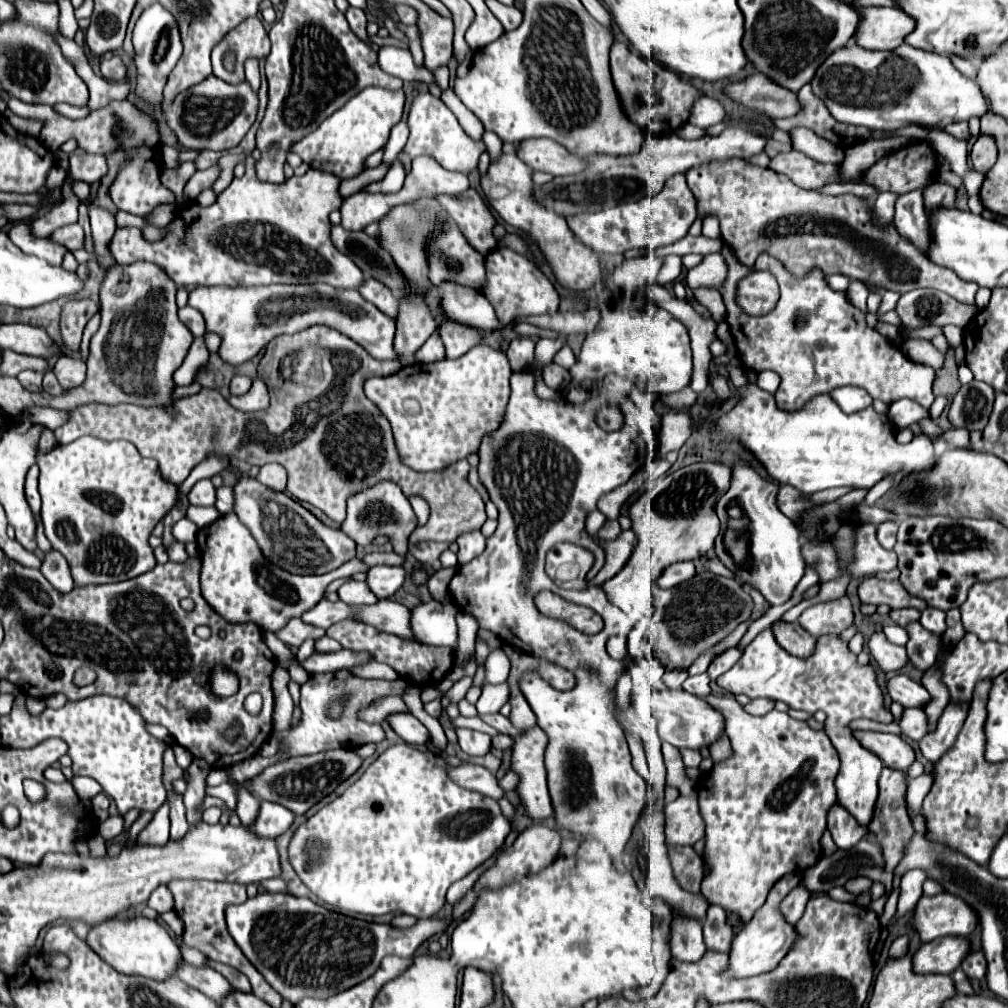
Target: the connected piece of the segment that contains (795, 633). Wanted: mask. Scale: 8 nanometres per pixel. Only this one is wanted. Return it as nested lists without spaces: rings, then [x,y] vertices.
[[[776,621],[772,629],[774,629],[776,641],[780,643],[780,647],[784,647],[784,651],[788,651],[790,655],[806,659],[806,657],[810,657],[814,653],[816,639],[808,631],[804,631],[800,627],[800,623]]]

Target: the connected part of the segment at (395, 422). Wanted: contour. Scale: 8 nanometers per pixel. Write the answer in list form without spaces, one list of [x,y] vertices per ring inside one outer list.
[[[478,345],[454,361],[416,363],[390,377],[372,377],[364,383],[364,391],[390,421],[400,461],[414,471],[428,473],[444,471],[452,463],[478,453],[484,435],[502,425],[510,397],[510,375],[505,352]]]

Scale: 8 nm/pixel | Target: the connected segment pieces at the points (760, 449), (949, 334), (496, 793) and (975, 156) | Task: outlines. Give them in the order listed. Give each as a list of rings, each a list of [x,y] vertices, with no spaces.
[[[746,385],[738,405],[716,421],[714,431],[712,439],[738,437],[764,463],[772,479],[792,485],[800,493],[832,487],[870,489],[888,475],[902,481],[906,475],[930,471],[936,463],[934,445],[926,435],[916,435],[910,443],[900,445],[890,419],[876,413],[872,405],[848,415],[828,395],[814,397],[800,411],[782,411],[772,393]]]
[[[946,325],[946,327],[944,327],[944,335],[946,335],[946,339],[948,339],[948,343],[950,343],[950,347],[952,347],[952,349],[956,349],[956,347],[960,347],[960,345],[962,345],[962,335],[964,335],[964,331],[962,331],[962,329]]]
[[[464,763],[460,767],[452,767],[450,777],[460,787],[468,787],[470,791],[478,791],[492,799],[504,799],[504,789],[500,787],[498,777],[494,773],[490,773],[486,767]]]
[[[978,137],[970,151],[970,159],[976,171],[988,173],[988,169],[996,163],[996,143],[992,137]]]

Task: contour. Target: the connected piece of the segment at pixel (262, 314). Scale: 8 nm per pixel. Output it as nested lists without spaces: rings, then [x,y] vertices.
[[[270,285],[270,287],[196,287],[190,291],[188,305],[196,307],[206,319],[206,331],[222,337],[220,357],[230,365],[252,359],[278,335],[298,333],[322,323],[338,329],[360,343],[374,359],[396,359],[392,339],[396,323],[362,299],[358,291],[340,291],[330,285]]]

